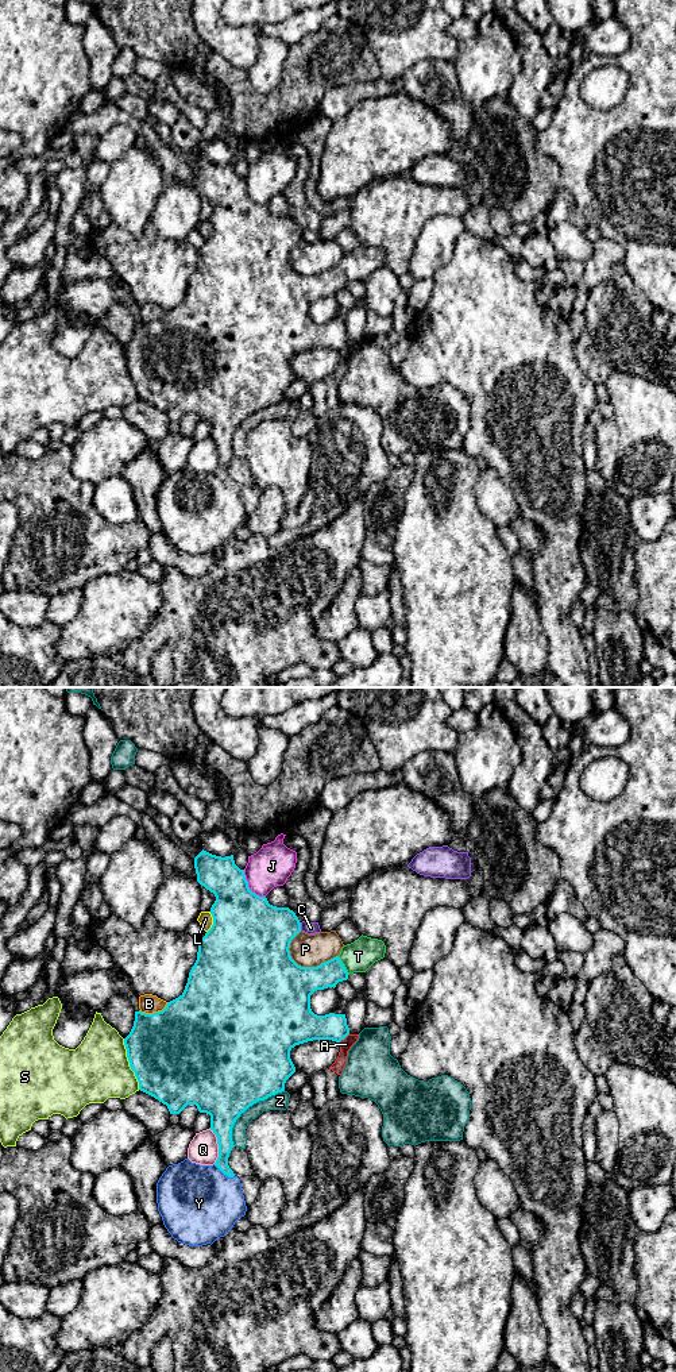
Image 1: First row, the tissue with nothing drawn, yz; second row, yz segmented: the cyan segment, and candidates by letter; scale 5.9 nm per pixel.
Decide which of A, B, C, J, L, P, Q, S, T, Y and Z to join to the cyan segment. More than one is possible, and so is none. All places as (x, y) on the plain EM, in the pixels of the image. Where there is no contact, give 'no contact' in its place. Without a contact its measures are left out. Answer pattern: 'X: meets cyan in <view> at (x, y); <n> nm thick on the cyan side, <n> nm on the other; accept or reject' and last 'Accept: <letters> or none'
A: meets cyan in yz at (343, 347); 190 nm thick on the cyan side, 70 nm on the other; reject
B: meets cyan in yz at (154, 322); 500 nm thick on the cyan side, 120 nm on the other; reject
C: meets cyan in yz at (300, 235); 380 nm thick on the cyan side, 80 nm on the other; reject
J: meets cyan in yz at (248, 196); 400 nm thick on the cyan side, 240 nm on the other; reject
L: meets cyan in yz at (213, 231); 500 nm thick on the cyan side, 90 nm on the other; reject
P: meets cyan in yz at (311, 276); 400 nm thick on the cyan side, 190 nm on the other; reject
Q: meets cyan in yz at (219, 454); 220 nm thick on the cyan side, 180 nm on the other; reject
S: meets cyan in yz at (130, 373); 480 nm thick on the cyan side, 360 nm on the other; reject
T: meets cyan in yz at (343, 274); 180 nm thick on the cyan side, 190 nm on the other; reject
Y: meets cyan in yz at (224, 482); 100 nm thick on the cyan side, 460 nm on the other; reject
Z: meets cyan in yz at (246, 417); 500 nm thick on the cyan side, 100 nm on the other; reject
Accept: none

